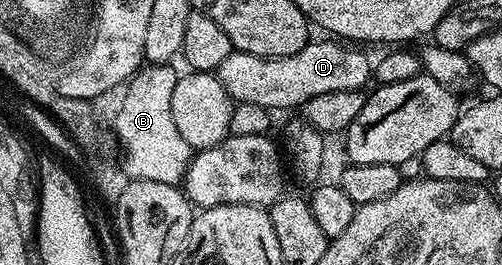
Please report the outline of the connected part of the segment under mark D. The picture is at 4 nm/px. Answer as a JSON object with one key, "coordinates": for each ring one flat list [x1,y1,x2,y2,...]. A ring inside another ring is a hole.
{"coordinates":[[325,37,322,43,310,41,303,49,299,49,299,53,291,53,282,59,264,59,258,55,234,50,227,57,227,61,217,67,215,74,234,103,263,105,271,112,280,113,288,107,304,108,305,103,311,101,311,97,319,97,319,93,339,93,339,89,362,90,366,86,364,83,371,79,371,59,369,63,368,57,360,49,362,50,360,46]]}

